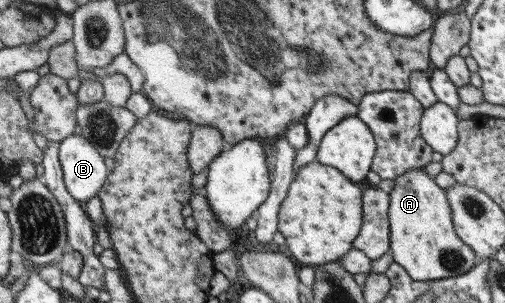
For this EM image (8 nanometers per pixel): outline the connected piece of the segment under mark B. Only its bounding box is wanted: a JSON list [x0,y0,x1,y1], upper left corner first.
[59,135,109,201]

